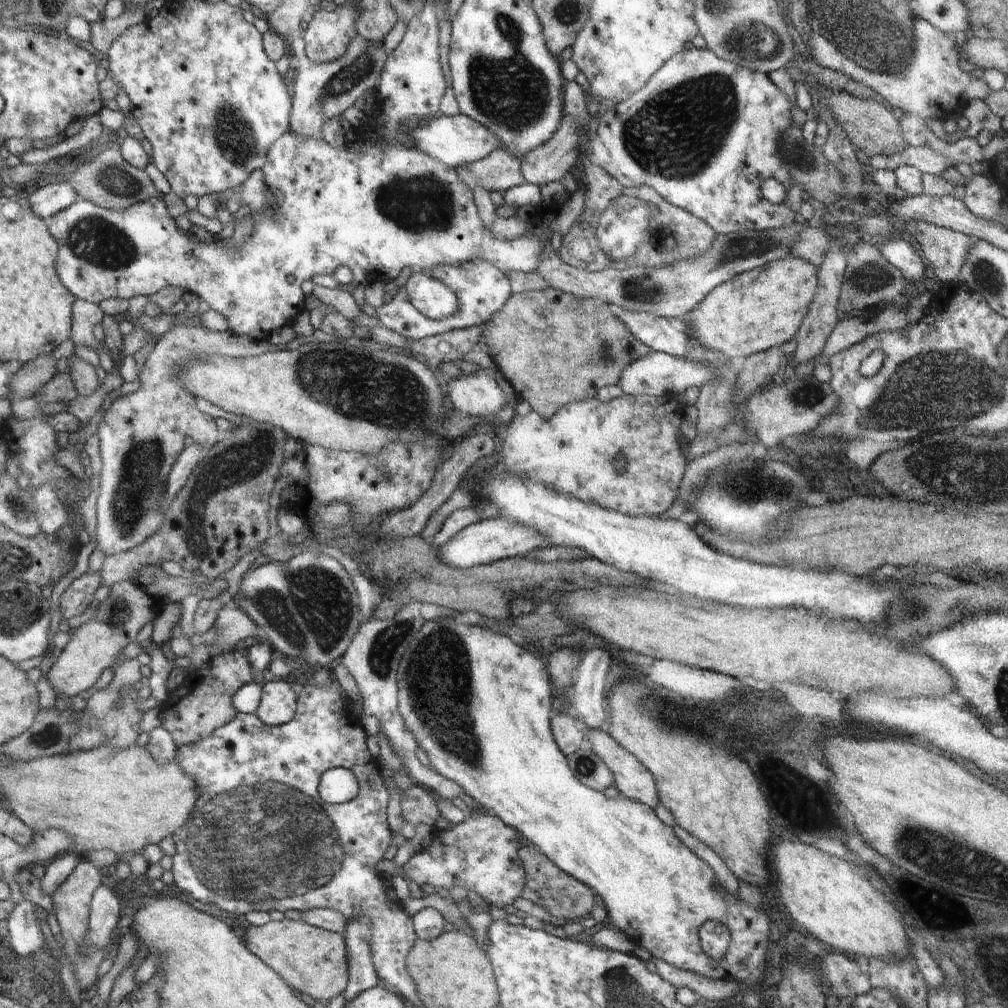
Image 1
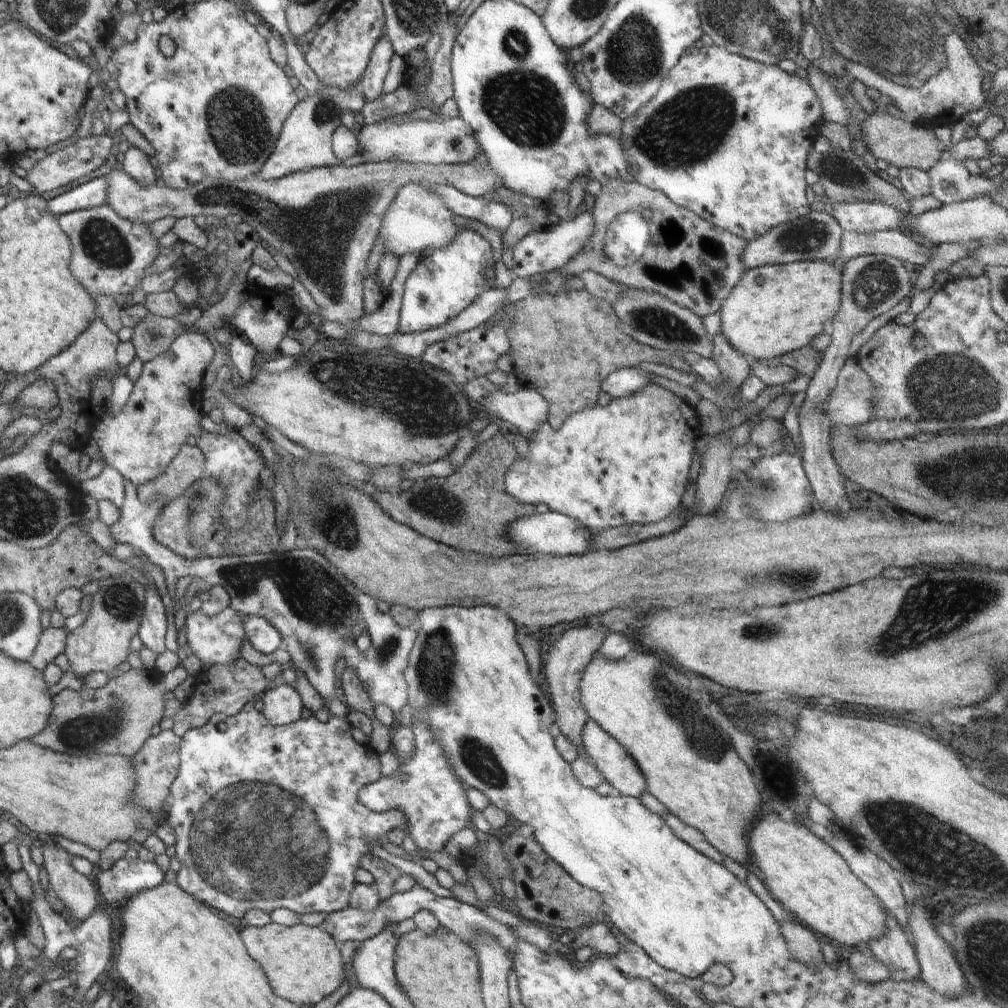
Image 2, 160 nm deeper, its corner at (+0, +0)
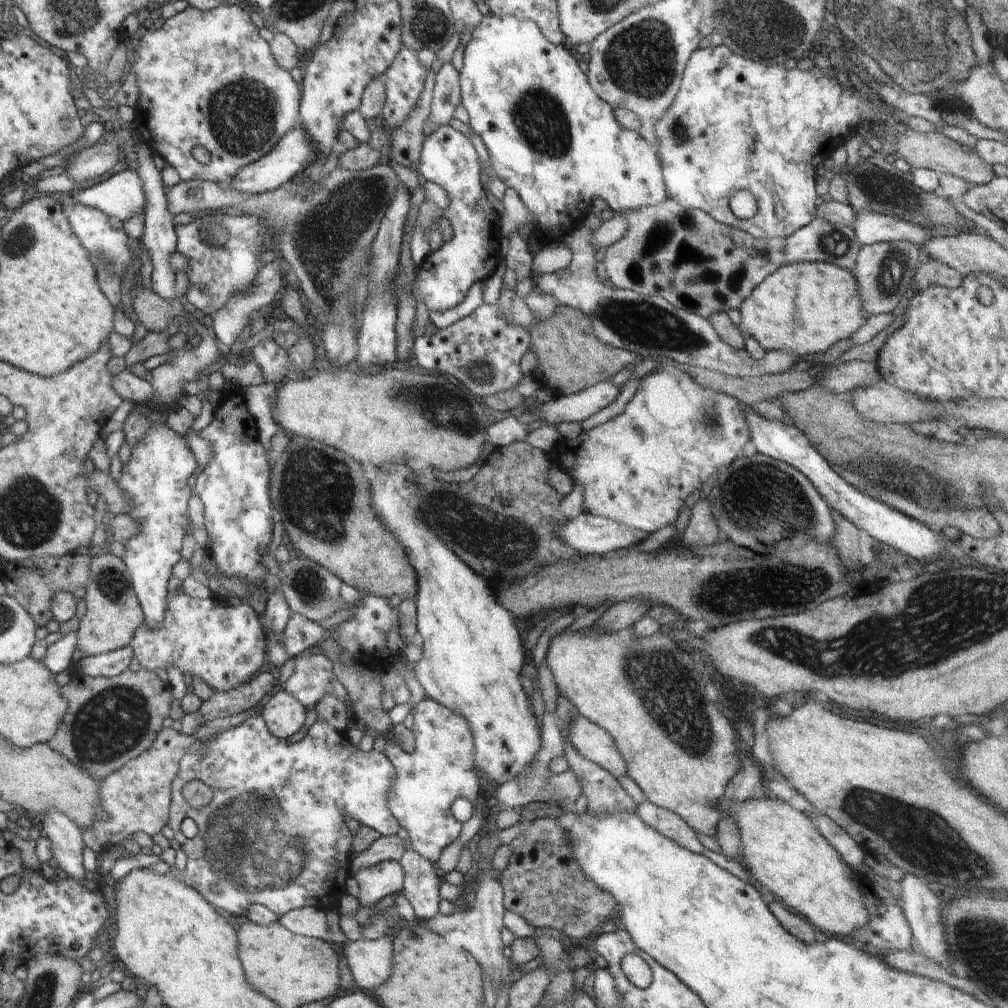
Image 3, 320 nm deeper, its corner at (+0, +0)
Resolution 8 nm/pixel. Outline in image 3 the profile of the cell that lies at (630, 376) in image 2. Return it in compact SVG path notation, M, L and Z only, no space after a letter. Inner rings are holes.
M606 380L595 386L589 387L580 393L554 396L553 400L538 404L532 411L538 413L540 419L545 420L548 425L556 426L556 424L563 421L581 422L616 400L620 394L618 387L619 386L614 385L609 380Z

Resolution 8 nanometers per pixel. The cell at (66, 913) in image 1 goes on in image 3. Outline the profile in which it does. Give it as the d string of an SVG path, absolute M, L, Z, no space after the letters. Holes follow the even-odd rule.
M48 810L39 827L52 844L52 859L57 862L58 868L76 882L84 882L87 872L83 866L85 846L81 828L58 810Z

